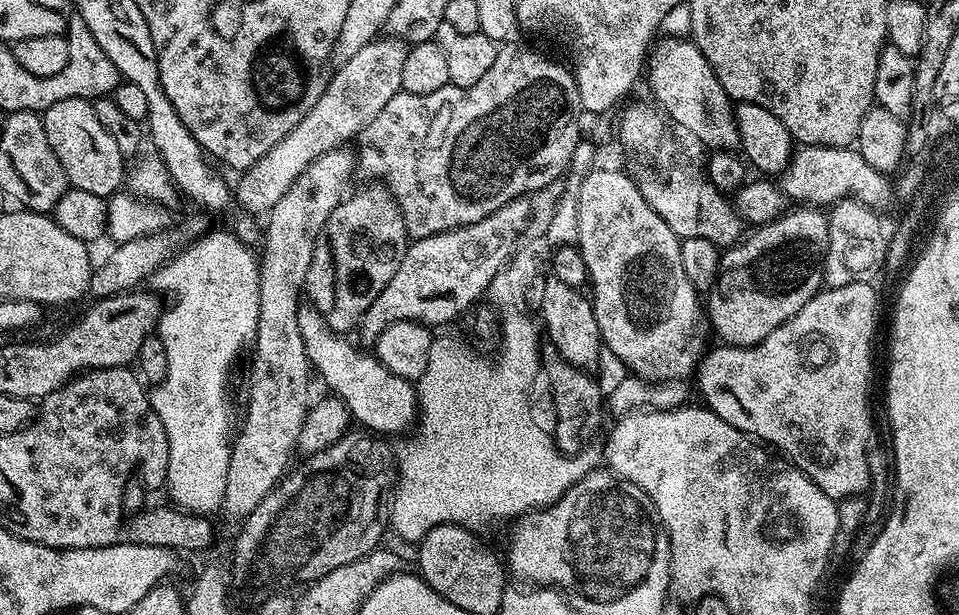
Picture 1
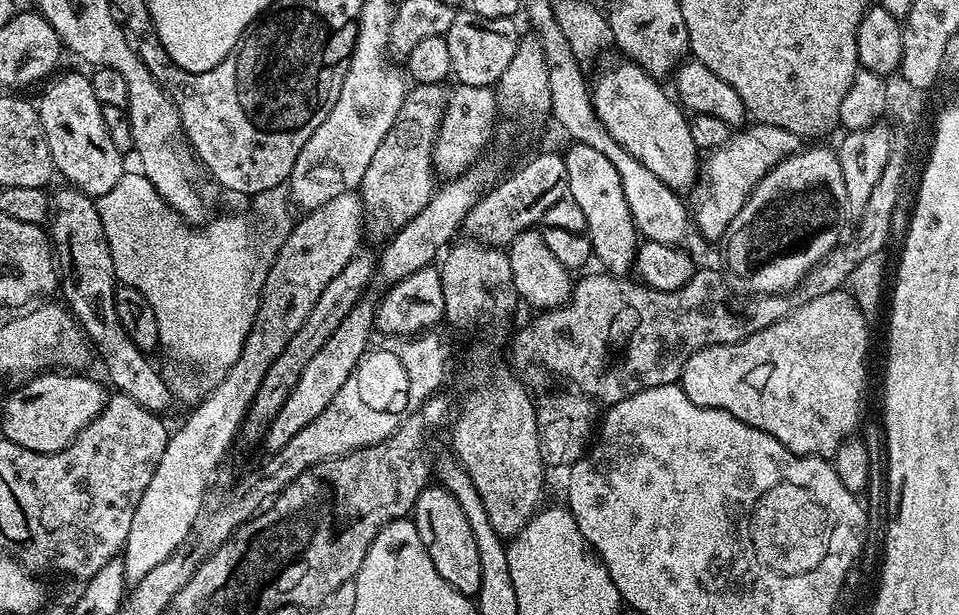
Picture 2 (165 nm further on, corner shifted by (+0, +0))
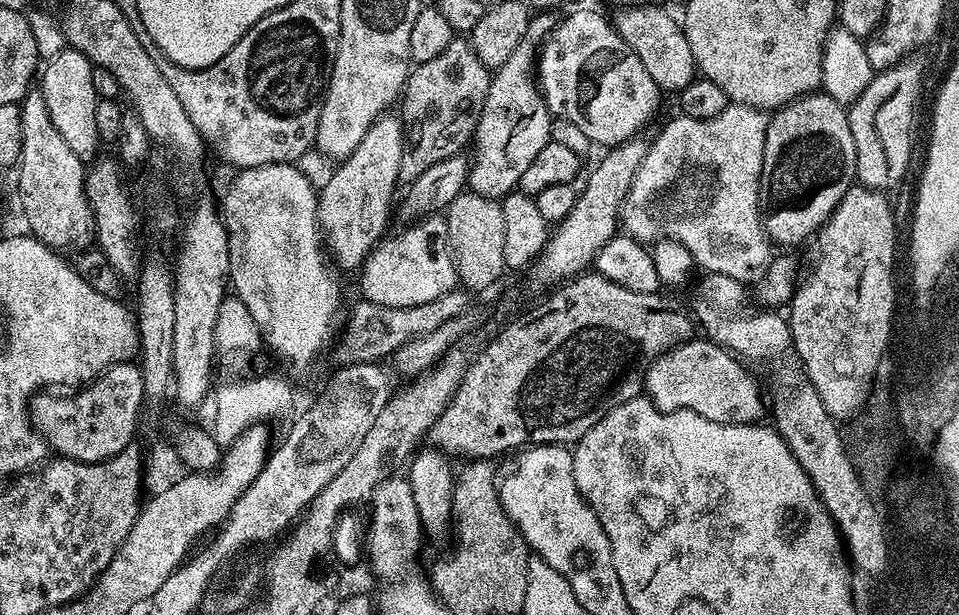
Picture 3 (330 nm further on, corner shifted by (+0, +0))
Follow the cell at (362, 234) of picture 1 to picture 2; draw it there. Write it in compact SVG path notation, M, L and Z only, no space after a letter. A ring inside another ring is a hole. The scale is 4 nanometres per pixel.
M416 84L407 89L398 110L398 118L394 118L394 126L386 130L386 138L382 138L374 158L370 158L370 166L366 166L366 174L358 189L359 198L364 204L364 222L369 237L372 235L376 240L387 241L398 230L402 230L402 226L406 226L414 214L421 212L426 202L430 202L434 191L432 151L436 145L436 135L440 133L444 112L448 109L448 94L449 89L444 84Z

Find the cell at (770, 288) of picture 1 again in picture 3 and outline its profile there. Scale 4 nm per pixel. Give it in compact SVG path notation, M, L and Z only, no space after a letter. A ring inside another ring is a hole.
M817 90L771 113L758 205L769 241L800 244L815 237L855 180L854 134L850 134L845 105Z

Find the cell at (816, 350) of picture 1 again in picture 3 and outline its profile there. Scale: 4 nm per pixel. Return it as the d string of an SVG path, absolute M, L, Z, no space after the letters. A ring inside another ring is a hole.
M693 338L651 361L644 375L644 387L659 412L685 408L702 418L710 418L710 422L754 424L765 414L766 400L760 397L759 382L747 370L727 349L707 338Z

